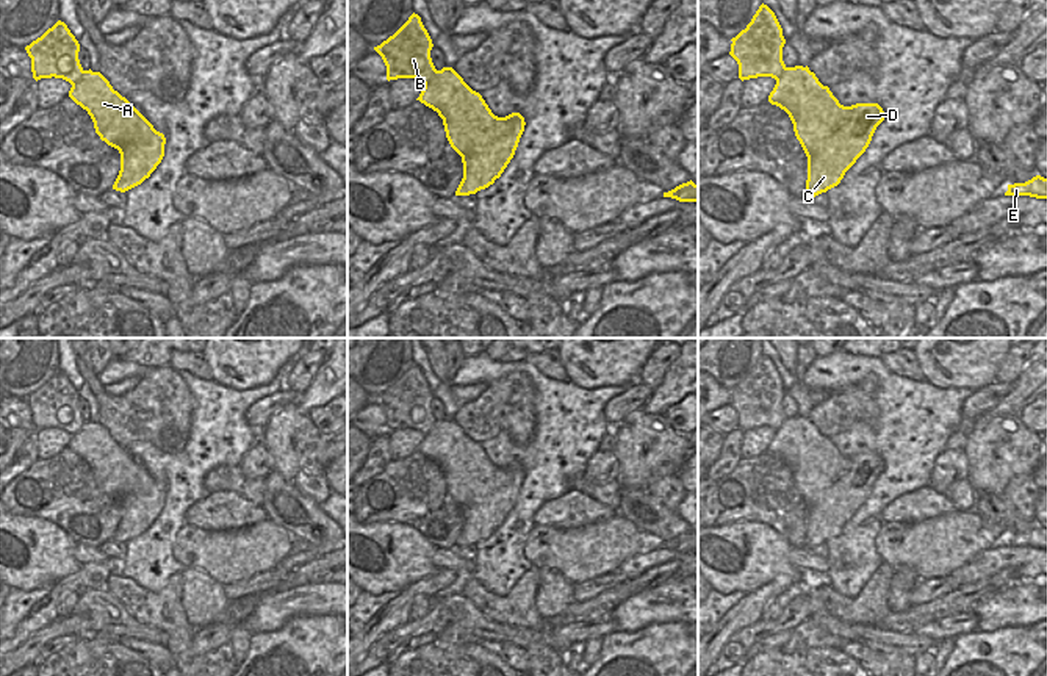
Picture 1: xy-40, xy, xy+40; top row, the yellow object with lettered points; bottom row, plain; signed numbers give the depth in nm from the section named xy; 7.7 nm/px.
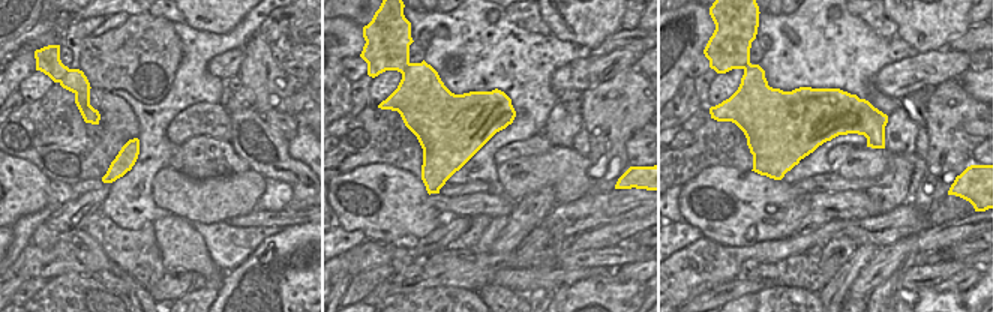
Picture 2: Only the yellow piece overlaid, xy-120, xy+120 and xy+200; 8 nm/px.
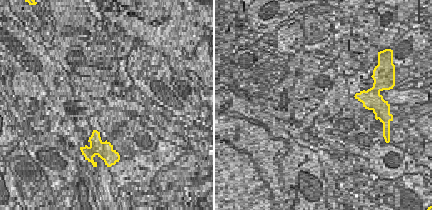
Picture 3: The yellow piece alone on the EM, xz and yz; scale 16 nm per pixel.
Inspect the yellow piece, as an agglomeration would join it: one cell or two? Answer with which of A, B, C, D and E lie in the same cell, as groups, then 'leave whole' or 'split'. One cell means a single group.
groups A C D E / B; split

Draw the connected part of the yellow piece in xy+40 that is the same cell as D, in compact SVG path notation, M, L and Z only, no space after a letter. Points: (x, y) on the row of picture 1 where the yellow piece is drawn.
M808 66L787 67L768 102L789 114L808 156L806 199L837 186L884 120L878 103L840 105Z

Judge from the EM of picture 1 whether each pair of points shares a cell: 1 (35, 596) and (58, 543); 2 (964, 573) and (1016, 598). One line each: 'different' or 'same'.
1: different
2: different

